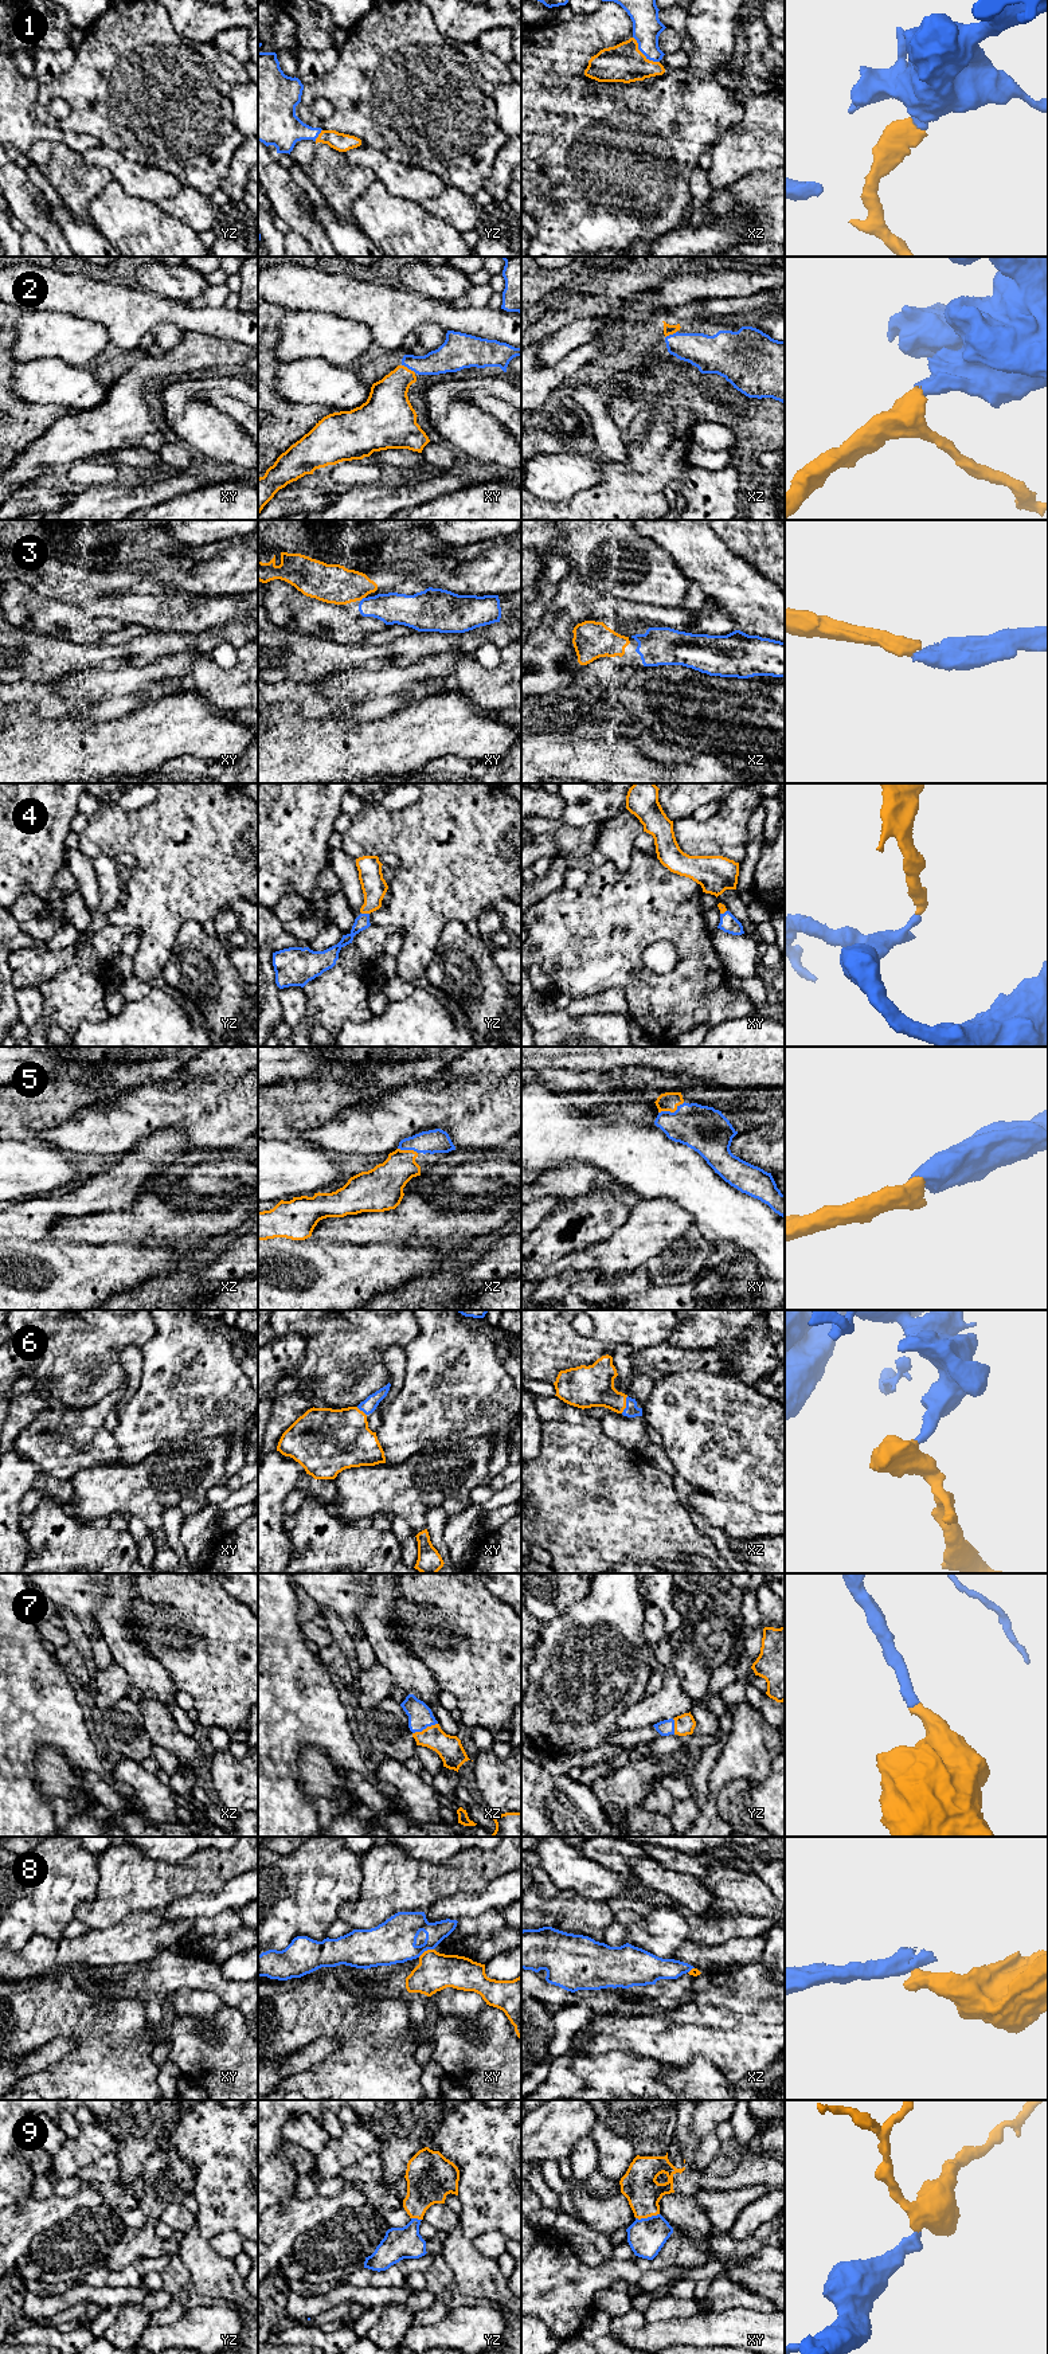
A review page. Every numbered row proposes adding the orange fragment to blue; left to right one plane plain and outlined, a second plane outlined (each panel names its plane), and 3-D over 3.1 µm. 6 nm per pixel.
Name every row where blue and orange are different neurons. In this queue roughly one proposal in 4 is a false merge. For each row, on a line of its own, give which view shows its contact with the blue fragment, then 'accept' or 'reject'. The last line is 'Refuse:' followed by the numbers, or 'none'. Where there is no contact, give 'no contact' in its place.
1: meets blue in xz; accept
2: meets blue in xy; accept
3: meets blue in xy; accept
4: meets blue in yz; accept
5: meets blue in xy; accept
6: meets blue in xz; accept
7: meets blue in xz; accept
8: meets blue in xy; reject
9: meets blue in xy; accept
Refuse: 8

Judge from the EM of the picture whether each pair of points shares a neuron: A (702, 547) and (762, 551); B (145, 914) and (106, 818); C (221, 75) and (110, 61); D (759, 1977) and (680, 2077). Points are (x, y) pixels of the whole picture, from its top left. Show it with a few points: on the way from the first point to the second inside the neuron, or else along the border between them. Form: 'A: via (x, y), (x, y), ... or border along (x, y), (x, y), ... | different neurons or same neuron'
A: border along (715, 534), (754, 569) | different neurons
B: via (148, 890), (148, 861), (129, 843) | same neuron
C: via (194, 74), (149, 71), (137, 63) | same neuron
D: border along (673, 2065), (707, 2057), (723, 2075) | different neurons

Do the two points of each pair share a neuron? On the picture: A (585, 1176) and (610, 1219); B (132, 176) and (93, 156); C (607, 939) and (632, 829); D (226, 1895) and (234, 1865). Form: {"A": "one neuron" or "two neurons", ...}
{"A": "two neurons", "B": "one neuron", "C": "two neurons", "D": "two neurons"}

